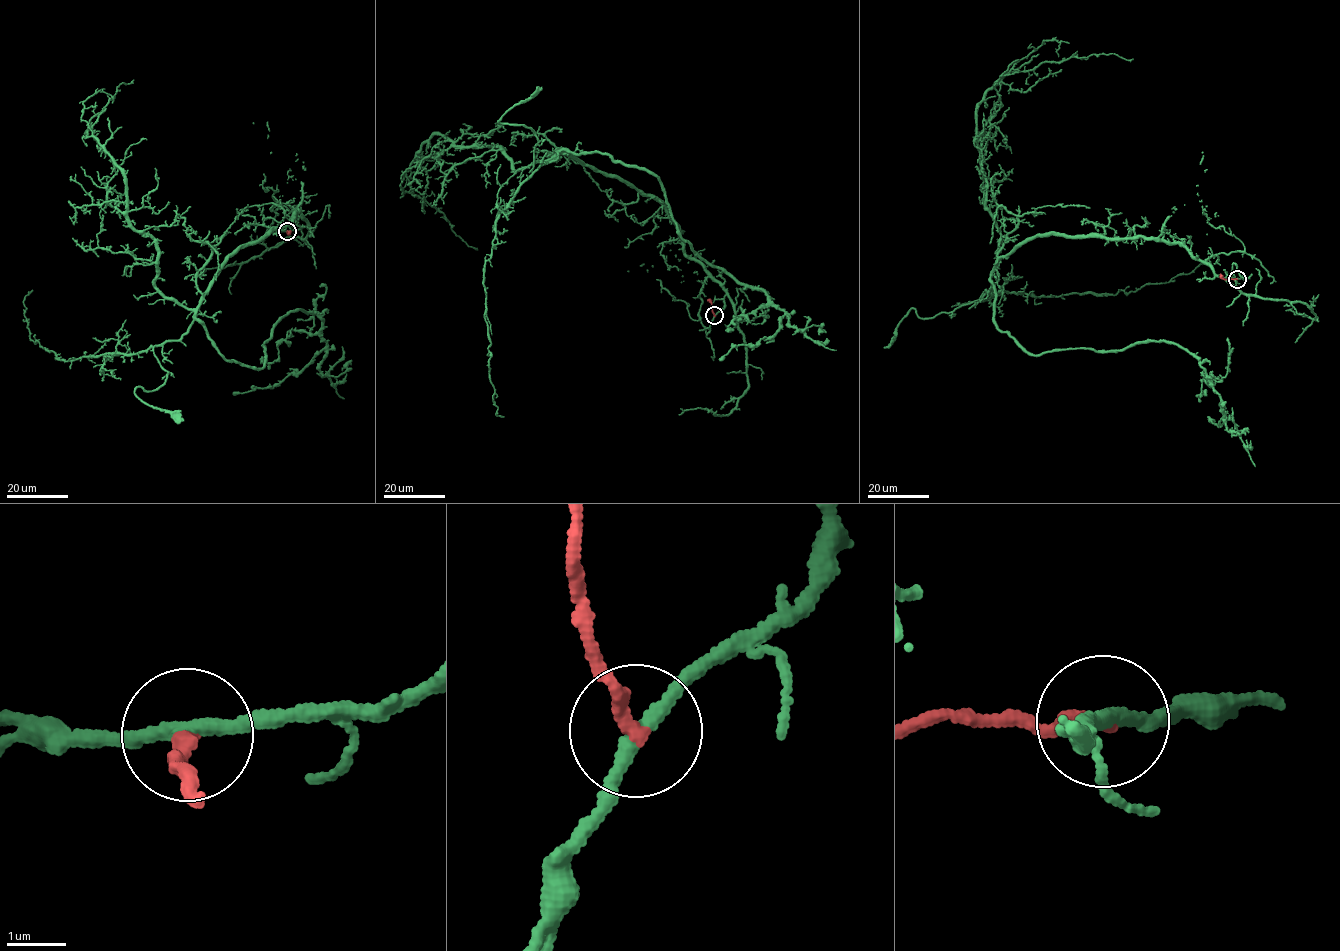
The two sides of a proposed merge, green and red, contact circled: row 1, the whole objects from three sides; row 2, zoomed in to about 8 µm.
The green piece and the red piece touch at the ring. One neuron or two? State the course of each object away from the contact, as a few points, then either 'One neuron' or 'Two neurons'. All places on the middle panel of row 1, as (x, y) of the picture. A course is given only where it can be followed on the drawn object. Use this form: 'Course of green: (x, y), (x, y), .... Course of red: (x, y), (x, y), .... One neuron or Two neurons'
Course of green: (714, 316), (726, 290), (666, 208), (561, 149), (652, 172), (676, 232), (785, 312), (772, 337), (720, 360). Course of red: (714, 316), (707, 299). Two neurons

